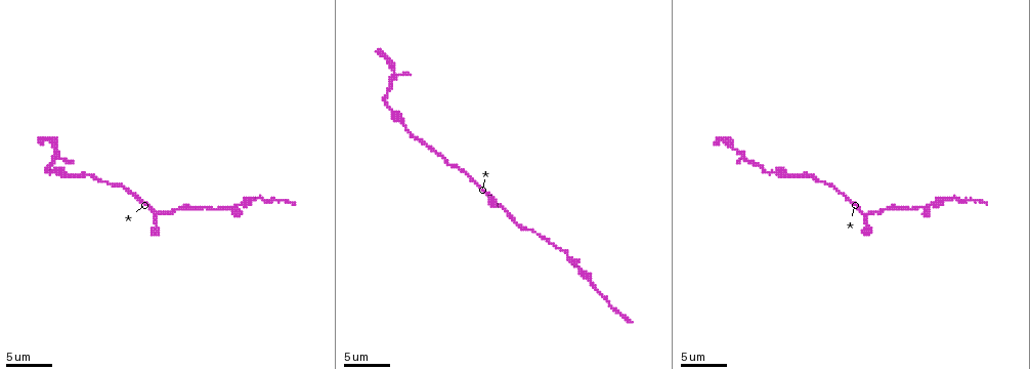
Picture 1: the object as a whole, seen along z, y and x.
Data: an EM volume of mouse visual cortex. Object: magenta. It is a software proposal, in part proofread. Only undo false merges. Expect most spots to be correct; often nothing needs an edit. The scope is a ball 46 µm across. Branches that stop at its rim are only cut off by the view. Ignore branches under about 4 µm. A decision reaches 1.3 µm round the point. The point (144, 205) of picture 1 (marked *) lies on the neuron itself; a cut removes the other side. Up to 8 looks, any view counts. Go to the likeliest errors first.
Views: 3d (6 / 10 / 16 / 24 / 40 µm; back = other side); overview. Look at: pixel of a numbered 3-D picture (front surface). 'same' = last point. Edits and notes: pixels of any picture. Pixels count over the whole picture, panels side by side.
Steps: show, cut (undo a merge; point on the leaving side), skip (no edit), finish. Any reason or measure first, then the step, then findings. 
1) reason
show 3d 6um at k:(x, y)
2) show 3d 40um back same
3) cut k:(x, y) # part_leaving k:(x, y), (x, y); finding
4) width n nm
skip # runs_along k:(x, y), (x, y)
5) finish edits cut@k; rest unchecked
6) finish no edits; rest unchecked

calibre changes
show 3d 10um at 1:(392, 109)

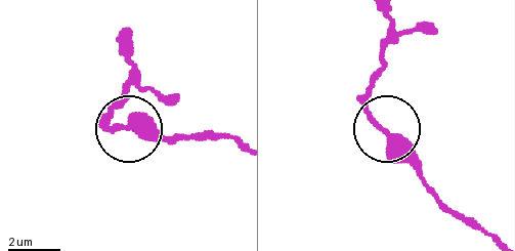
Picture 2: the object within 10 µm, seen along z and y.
skip # runs_along 2:(240, 147), (220, 135), (117, 129), (108, 120), (114, 109); all the same neuron

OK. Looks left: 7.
arms run side by side
show 3d 10um at 1:(235, 208)

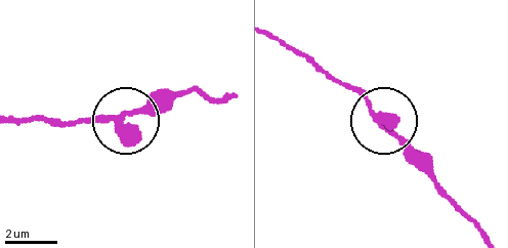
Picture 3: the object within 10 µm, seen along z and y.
width 290 nm
skip # runs_along 3:(17, 121), (50, 117), (96, 124), (167, 111); one neuron here

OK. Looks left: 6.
two arms in line, one across
show 3d 10um at 1:(56, 151)

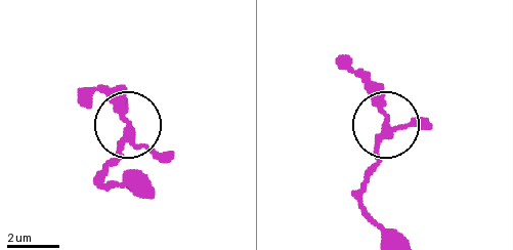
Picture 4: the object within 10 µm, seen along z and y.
skip # runs_along 4:(141, 193), (111, 185), (102, 177), (128, 124), (118, 89); continuous, no second neuron

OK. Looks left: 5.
calibre changes
show 3d 6um at 1:(896, 207)

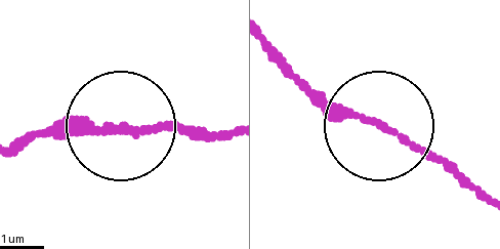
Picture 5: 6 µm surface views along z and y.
width 200 nm
skip # runs_along 5:(13, 147), (134, 125), (230, 135); all the same neuron

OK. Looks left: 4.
finish no edits; rest unchecked

